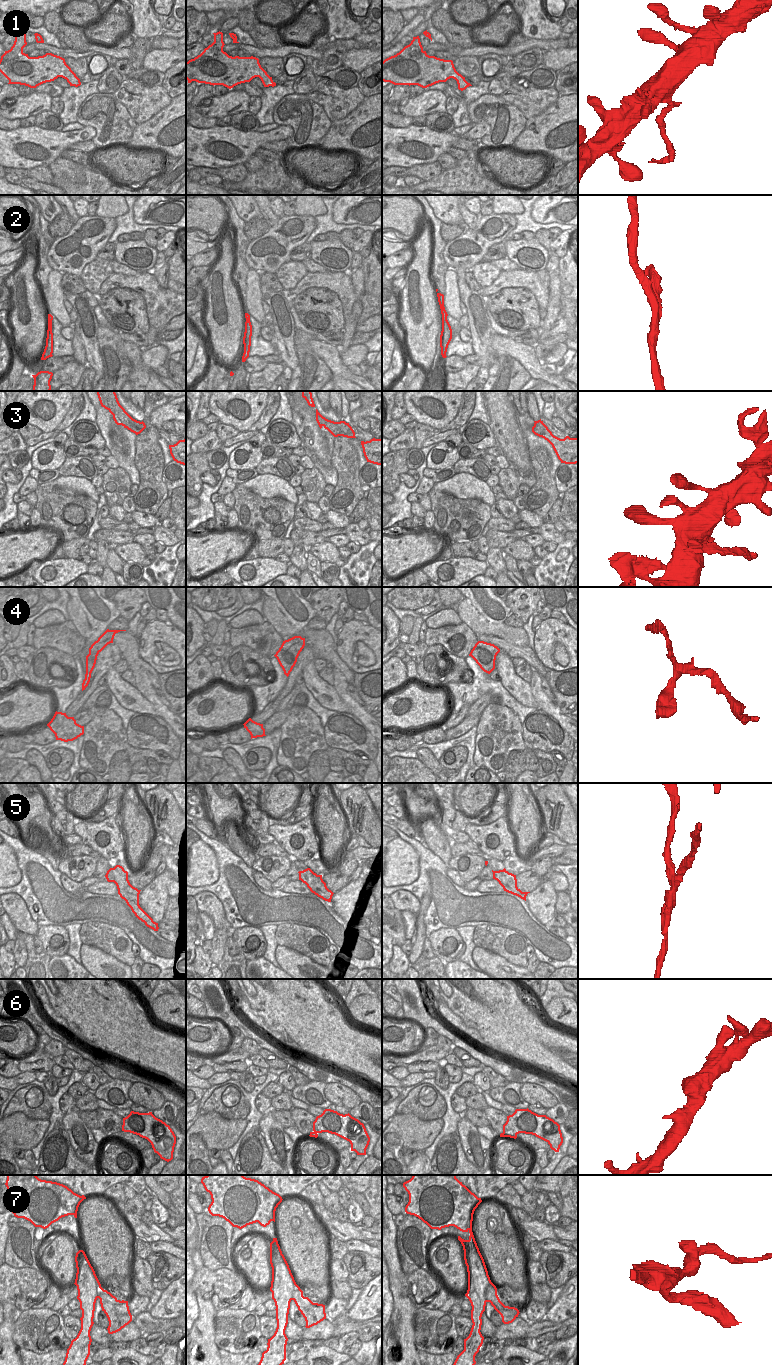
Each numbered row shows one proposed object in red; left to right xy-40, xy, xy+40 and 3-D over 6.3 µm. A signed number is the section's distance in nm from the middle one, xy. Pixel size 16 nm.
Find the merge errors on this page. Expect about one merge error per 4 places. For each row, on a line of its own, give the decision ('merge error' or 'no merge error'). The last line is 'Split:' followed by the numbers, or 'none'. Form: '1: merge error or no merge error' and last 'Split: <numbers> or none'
1: no merge error
2: no merge error
3: no merge error
4: no merge error
5: merge error
6: no merge error
7: no merge error
Split: 5

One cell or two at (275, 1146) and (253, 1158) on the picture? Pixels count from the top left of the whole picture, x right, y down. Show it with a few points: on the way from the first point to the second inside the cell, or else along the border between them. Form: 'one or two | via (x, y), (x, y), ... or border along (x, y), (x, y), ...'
two | border along (259, 1128), (270, 1157), (279, 1164)

